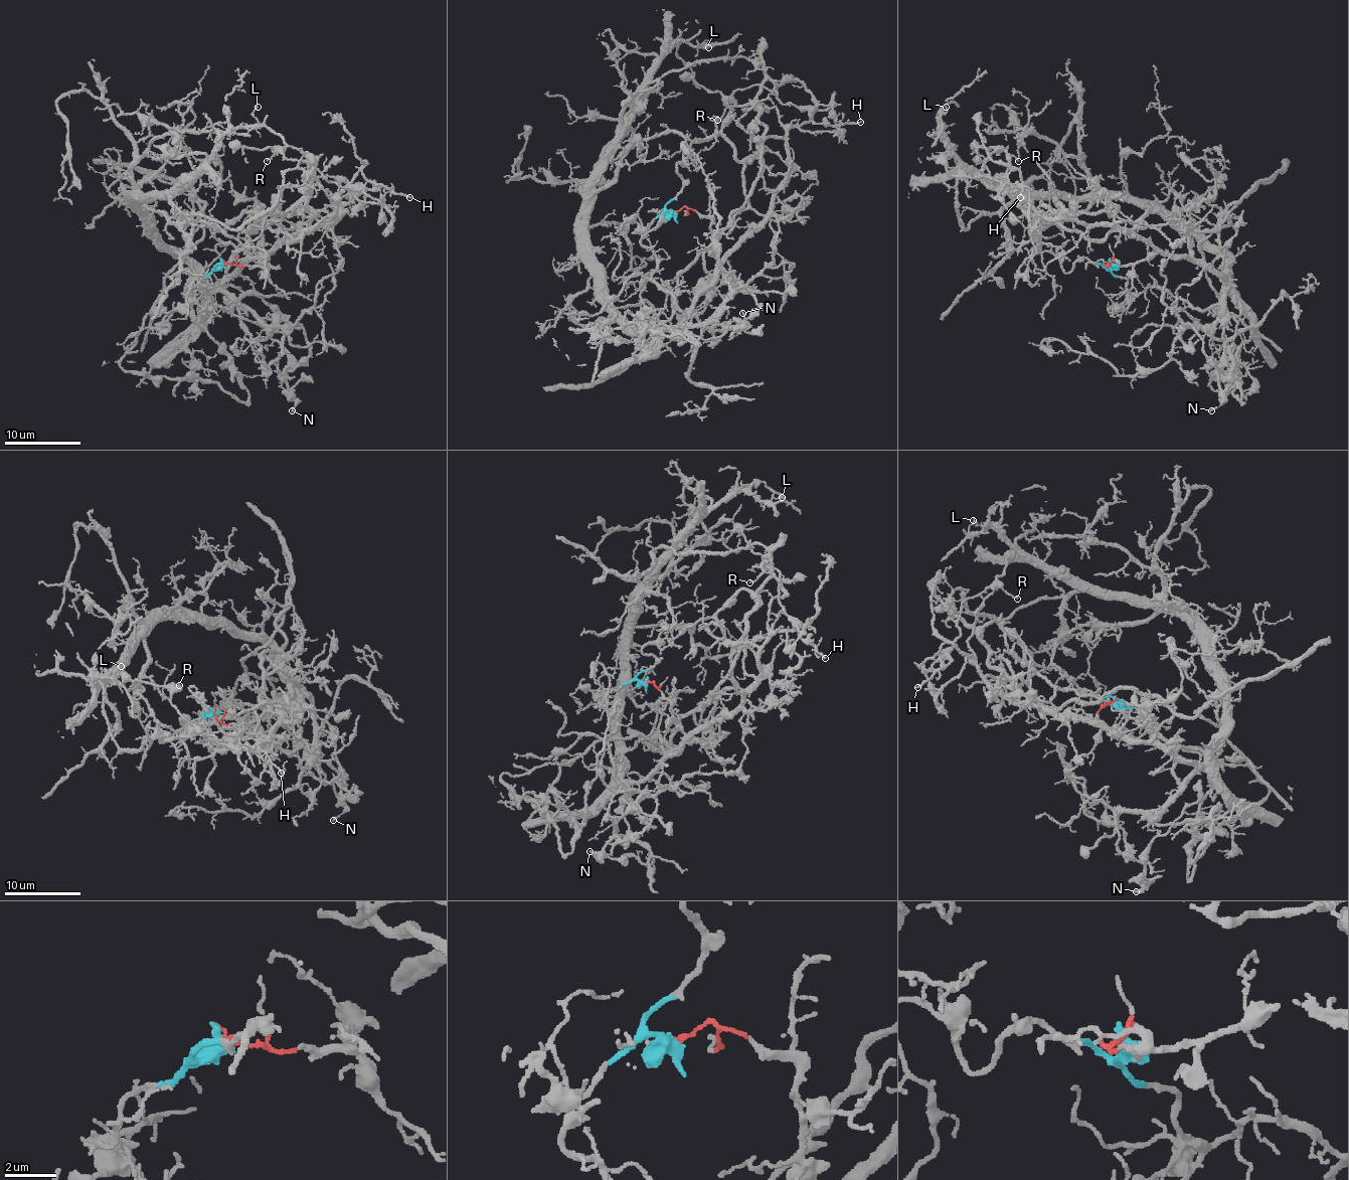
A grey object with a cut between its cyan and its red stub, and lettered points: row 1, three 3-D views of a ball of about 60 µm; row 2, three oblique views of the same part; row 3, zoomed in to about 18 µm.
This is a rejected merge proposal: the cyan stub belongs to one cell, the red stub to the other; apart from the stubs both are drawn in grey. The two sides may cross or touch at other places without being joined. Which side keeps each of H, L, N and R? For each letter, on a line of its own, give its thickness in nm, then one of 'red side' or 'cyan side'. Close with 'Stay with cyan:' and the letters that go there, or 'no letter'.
H: 180 nm thick; cyan side
L: 130 nm thick; red side
N: 160 nm thick; red side
R: 130 nm thick; cyan side
Stay with cyan: H, R

